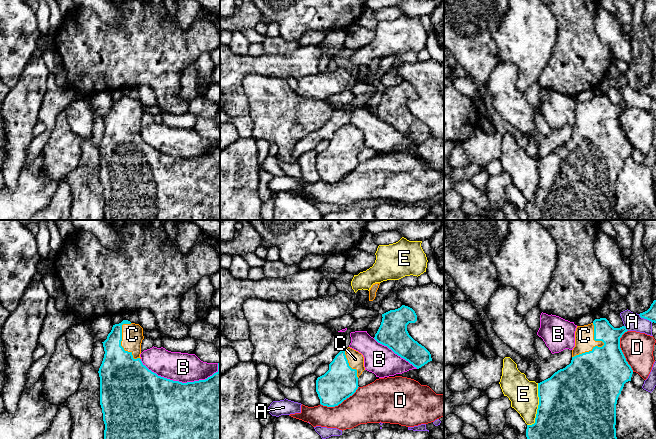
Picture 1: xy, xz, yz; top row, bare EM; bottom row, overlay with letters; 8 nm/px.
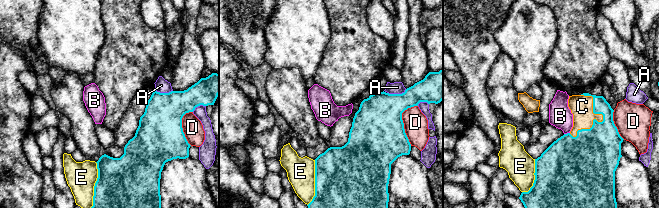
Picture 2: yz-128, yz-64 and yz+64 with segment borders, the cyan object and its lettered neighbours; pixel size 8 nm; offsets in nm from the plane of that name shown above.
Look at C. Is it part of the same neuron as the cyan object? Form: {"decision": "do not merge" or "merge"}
{"decision": "merge"}

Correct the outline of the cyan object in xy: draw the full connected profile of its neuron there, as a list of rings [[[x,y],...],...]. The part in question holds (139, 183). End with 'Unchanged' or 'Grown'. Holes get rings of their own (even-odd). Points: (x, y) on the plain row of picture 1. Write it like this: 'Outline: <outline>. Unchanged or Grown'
Outline: [[[123,96],[112,103],[107,115],[102,118],[104,123],[104,134],[99,144],[100,153],[100,181],[105,200],[104,220],[220,220],[220,138],[218,147],[205,156],[182,159],[173,157],[149,146],[141,137],[141,119],[144,115],[143,104],[139,100]]]. Grown

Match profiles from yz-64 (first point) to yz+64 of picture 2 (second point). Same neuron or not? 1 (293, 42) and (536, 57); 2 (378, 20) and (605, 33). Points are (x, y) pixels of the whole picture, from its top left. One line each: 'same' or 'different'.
1: same
2: same

